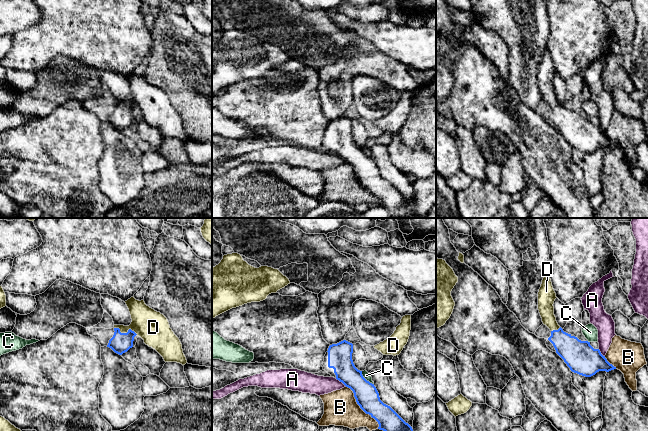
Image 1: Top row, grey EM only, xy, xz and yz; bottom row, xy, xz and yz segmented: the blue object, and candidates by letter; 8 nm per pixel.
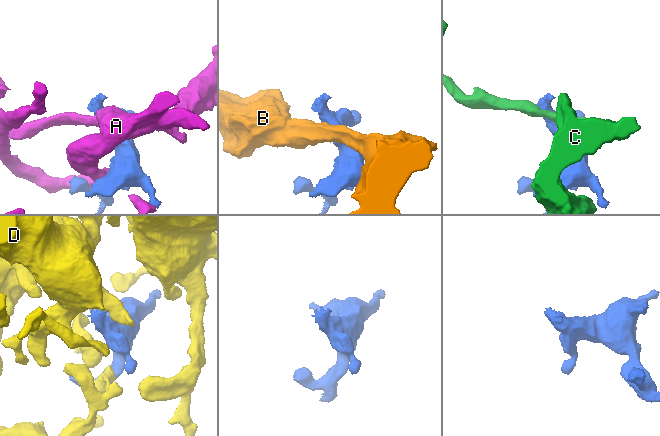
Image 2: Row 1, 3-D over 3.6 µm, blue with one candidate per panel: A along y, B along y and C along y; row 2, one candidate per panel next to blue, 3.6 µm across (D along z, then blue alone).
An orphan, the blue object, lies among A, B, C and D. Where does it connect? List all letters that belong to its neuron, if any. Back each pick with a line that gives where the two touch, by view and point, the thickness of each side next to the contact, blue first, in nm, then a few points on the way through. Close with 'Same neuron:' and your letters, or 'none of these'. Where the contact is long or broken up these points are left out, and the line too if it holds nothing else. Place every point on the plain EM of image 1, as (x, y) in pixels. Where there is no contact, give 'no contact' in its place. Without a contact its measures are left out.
D: xy (125, 109) | 160/260 nm | across xy (120, 119), (125, 109), (137, 103), (153, 103)
Same neuron: D

